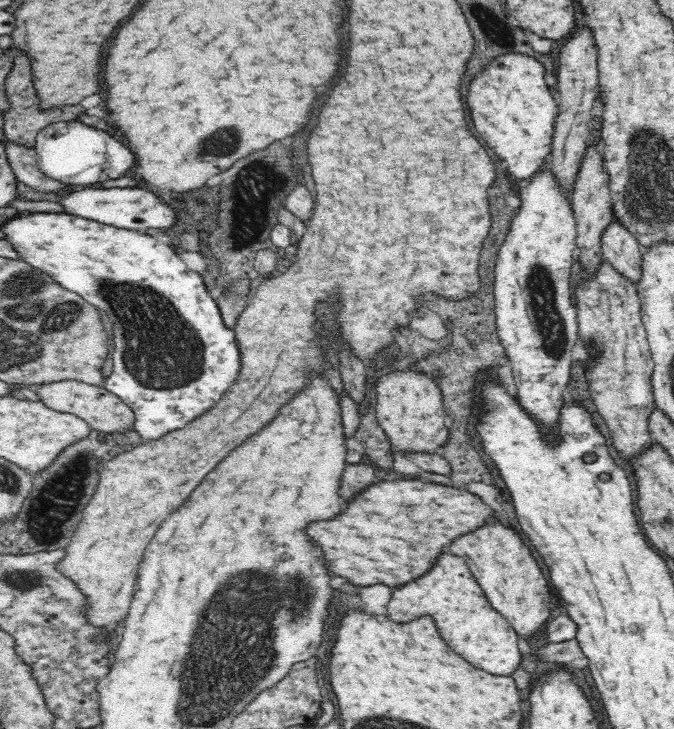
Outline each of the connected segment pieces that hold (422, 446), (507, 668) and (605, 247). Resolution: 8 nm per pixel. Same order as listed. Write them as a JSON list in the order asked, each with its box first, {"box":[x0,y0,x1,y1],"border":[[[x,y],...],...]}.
[{"box":[376,370,449,456],"border":[[[406,370],[405,371],[395,371],[390,372],[384,376],[381,376],[376,382],[376,416],[377,421],[380,423],[380,427],[386,433],[386,438],[388,438],[388,442],[390,442],[390,450],[395,448],[395,452],[397,454],[401,453],[405,456],[407,452],[414,452],[414,451],[422,451],[422,453],[436,453],[436,449],[442,446],[449,437],[449,427],[448,427],[448,415],[446,414],[446,408],[443,406],[443,394],[440,394],[439,386],[436,385],[434,379],[428,373],[424,373],[424,371],[412,371]]]},{"box":[387,554,523,675],"border":[[[440,554],[438,562],[424,576],[394,588],[387,609],[389,618],[397,624],[408,624],[414,618],[430,616],[454,652],[490,674],[511,675],[523,659],[518,649],[518,633],[509,620],[492,608],[492,603],[460,556]]]},{"box":[601,220,642,284],"border":[[[614,220],[601,238],[603,260],[636,284],[641,275],[642,246],[626,227]]]}]

